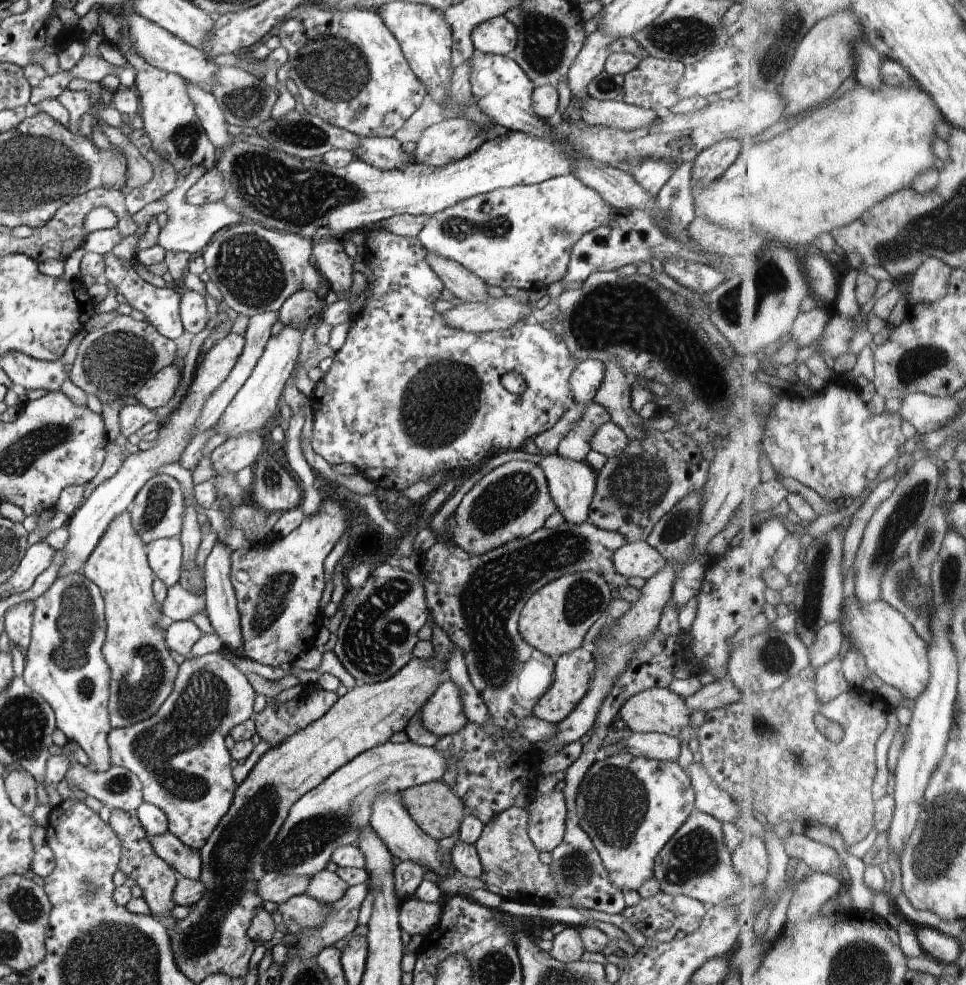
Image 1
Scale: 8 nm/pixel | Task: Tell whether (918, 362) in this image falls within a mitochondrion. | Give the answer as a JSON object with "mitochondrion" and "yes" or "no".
{"mitochondrion":"yes"}

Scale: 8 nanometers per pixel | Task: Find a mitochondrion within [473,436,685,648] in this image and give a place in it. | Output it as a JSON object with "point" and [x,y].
{"point":[638,483]}

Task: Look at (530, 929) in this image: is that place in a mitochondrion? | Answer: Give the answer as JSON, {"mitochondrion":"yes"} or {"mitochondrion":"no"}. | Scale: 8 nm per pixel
{"mitochondrion":"no"}

